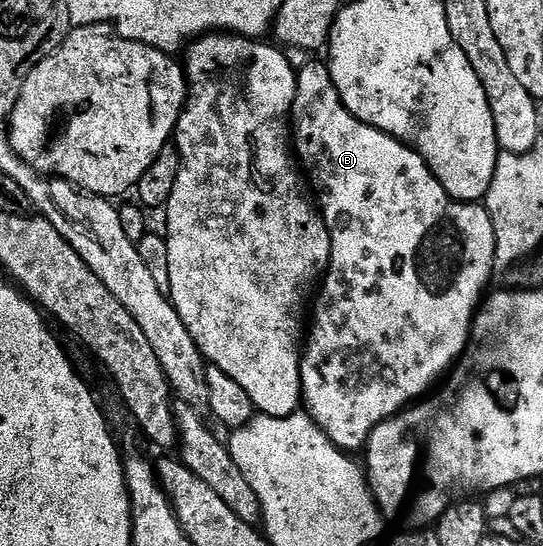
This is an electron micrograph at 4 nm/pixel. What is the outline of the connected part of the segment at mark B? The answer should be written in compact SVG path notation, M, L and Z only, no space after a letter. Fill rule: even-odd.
M326 62L307 63L303 68L300 66L295 80L297 89L295 90L295 100L291 106L293 151L306 178L309 181L311 178L312 183L315 184L313 195L331 234L331 263L322 276L321 286L318 288L317 298L314 300L315 307L313 303L313 314L309 319L309 334L306 336L305 346L302 348L299 360L301 403L306 414L310 415L313 422L325 432L329 441L333 441L342 451L362 452L366 448L368 437L379 423L384 419L391 419L392 416L412 406L416 401L422 400L428 394L426 391L435 382L438 384L454 368L463 352L466 351L475 316L481 306L481 300L484 298L483 290L486 289L487 282L493 279L495 270L493 221L489 217L486 206L479 203L456 203L454 199L451 199L449 193L445 193L441 181L437 181L437 177L433 177L429 165L412 147L407 147L400 139L385 134L381 129L365 125L360 119L353 117L353 113L349 113L349 109L345 109L345 105L333 85L331 70L327 68Z

